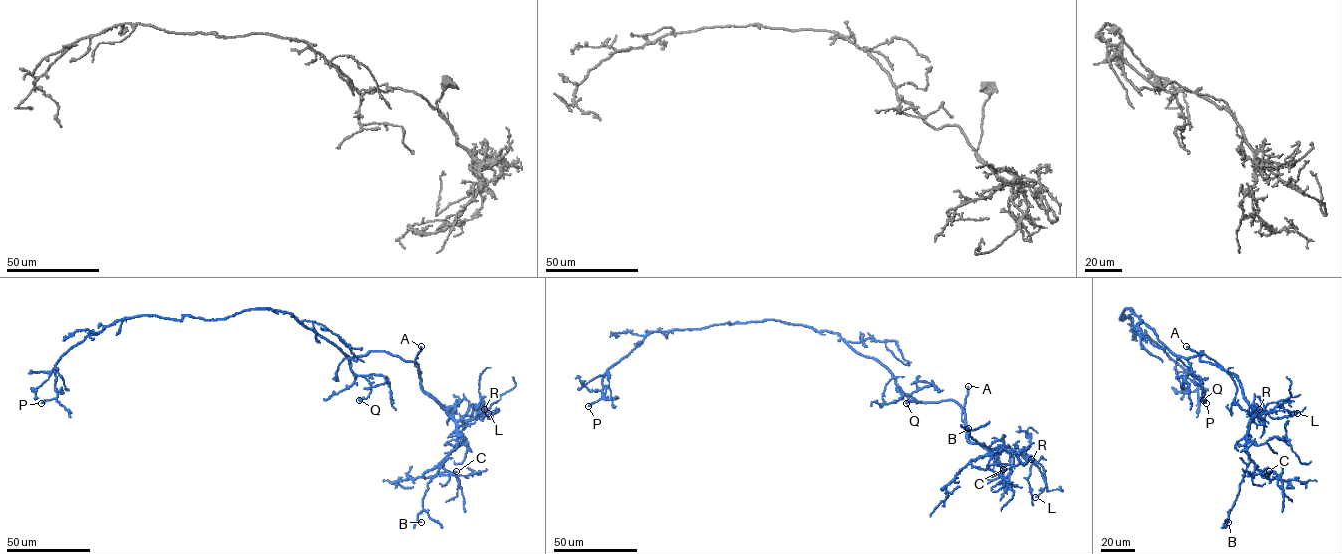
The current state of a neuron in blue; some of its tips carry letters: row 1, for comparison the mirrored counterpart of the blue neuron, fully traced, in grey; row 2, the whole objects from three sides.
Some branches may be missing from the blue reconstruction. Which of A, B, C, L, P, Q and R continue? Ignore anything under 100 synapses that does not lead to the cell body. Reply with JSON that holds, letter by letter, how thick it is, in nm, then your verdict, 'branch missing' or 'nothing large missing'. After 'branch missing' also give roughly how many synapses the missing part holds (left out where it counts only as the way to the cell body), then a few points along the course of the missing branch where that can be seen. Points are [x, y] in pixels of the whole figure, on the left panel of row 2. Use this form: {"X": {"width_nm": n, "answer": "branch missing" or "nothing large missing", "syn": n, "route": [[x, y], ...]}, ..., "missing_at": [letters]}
{"A": {"width_nm": 280, "answer": "branch missing", "route": [[421, 346], [436, 344], [474, 350], [478, 354]]}, "B": {"width_nm": 90, "answer": "nothing large missing"}, "C": {"width_nm": 100, "answer": "nothing large missing"}, "L": {"width_nm": 150, "answer": "nothing large missing"}, "P": {"width_nm": 240, "answer": "nothing large missing"}, "Q": {"width_nm": 650, "answer": "nothing large missing"}, "R": {"width_nm": 300, "answer": "nothing large missing"}, "missing_at": ["A"]}

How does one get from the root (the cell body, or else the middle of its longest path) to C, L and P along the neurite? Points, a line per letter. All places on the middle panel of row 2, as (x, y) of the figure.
C: (862, 356), (879, 361), (917, 401), (955, 401), (970, 442), (995, 454), (1008, 446), (971, 463), (1003, 469)
L: (862, 356), (879, 361), (917, 401), (955, 401), (970, 442), (1039, 463), (1045, 487), (1035, 497)
P: (862, 356), (837, 334), (773, 320), (651, 331), (608, 369), (602, 381), (604, 398), (588, 406)

